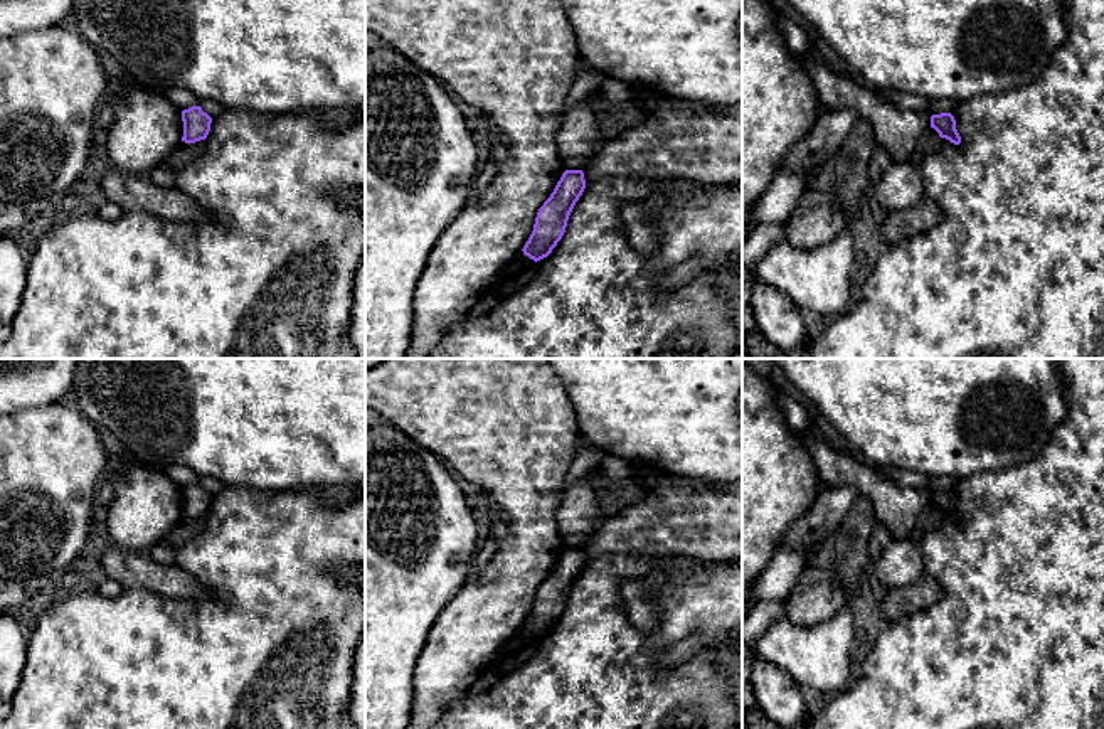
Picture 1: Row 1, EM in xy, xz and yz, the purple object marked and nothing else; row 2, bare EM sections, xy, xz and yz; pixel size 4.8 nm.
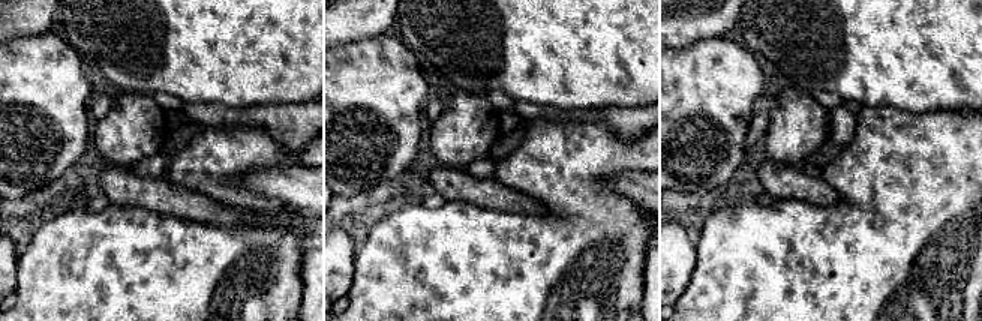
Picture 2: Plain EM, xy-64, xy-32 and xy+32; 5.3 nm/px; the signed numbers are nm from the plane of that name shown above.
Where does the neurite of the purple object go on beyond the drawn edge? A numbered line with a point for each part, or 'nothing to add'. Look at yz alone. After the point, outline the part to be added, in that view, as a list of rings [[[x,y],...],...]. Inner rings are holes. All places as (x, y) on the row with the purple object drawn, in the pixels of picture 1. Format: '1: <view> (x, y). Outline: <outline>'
nothing to add

